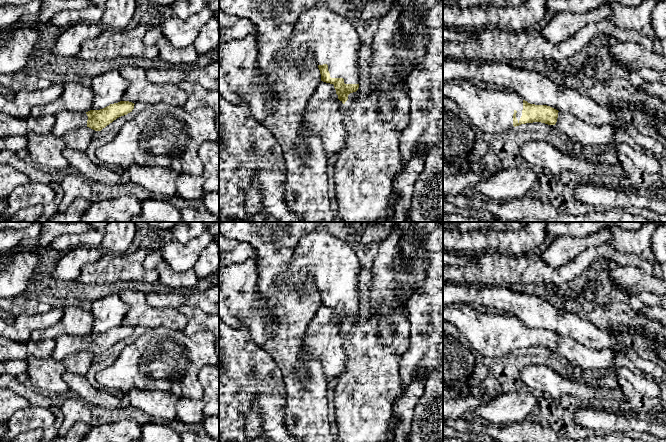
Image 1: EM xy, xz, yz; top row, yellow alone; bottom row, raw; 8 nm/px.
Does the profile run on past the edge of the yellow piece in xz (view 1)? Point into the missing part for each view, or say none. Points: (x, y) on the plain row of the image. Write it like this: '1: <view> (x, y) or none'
1: xz (331, 263)

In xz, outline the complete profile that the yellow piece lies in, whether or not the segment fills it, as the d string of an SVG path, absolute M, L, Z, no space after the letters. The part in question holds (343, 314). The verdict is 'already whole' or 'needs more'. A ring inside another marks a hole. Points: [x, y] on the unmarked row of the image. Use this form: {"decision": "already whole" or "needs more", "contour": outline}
{"decision": "needs more", "contour": "M317 222L316 227L300 239L286 272L276 279L276 285L286 284L299 290L308 278L312 278L314 287L318 290L321 298L321 305L334 309L338 323L345 328L350 317L356 316L359 312L359 291L358 278L361 266L356 254L347 242L332 236L326 232L325 222Z"}

